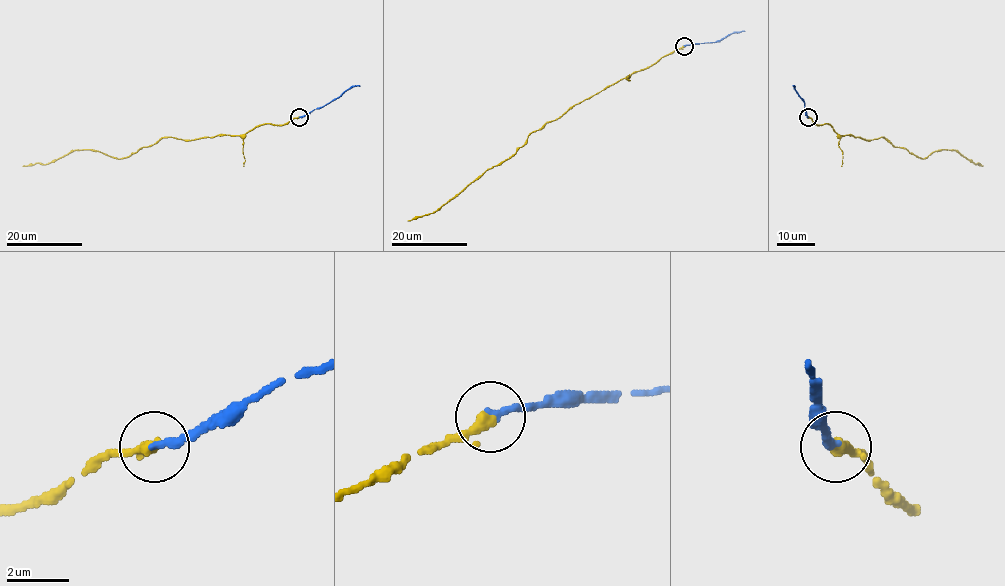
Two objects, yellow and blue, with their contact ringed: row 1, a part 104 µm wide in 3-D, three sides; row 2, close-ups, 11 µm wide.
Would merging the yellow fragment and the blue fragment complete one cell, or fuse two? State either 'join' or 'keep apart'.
join

